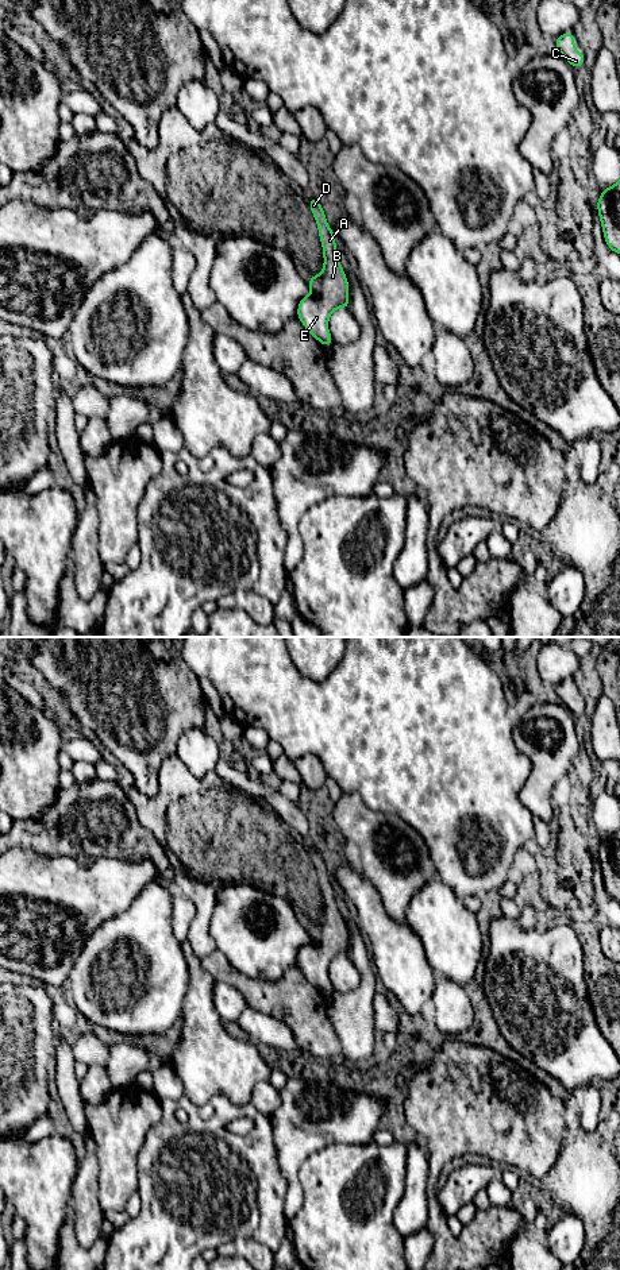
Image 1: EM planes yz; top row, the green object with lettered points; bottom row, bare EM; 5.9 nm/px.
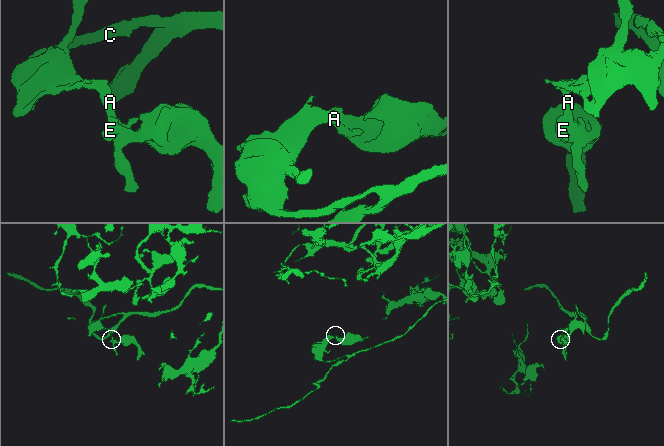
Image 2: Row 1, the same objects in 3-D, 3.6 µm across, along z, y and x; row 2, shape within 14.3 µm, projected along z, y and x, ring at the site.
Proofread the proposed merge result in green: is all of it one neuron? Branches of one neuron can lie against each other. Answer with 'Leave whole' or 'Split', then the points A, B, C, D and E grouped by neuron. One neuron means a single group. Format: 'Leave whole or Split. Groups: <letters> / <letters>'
Leave whole. Groups: A B C D E

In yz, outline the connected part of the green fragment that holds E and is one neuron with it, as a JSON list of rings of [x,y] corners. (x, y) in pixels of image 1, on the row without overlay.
[[[309,844],[308,852],[319,875],[326,910],[323,919],[307,929],[312,942],[300,947],[297,966],[304,972],[309,983],[328,996],[332,993],[332,985],[327,976],[331,961],[336,956],[350,957],[348,929],[336,904],[336,887],[326,868],[320,849]]]

